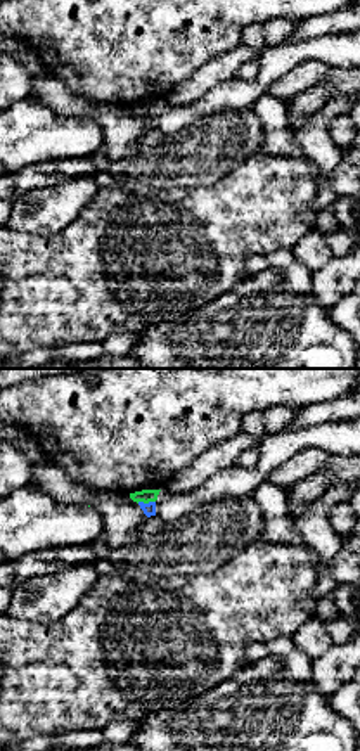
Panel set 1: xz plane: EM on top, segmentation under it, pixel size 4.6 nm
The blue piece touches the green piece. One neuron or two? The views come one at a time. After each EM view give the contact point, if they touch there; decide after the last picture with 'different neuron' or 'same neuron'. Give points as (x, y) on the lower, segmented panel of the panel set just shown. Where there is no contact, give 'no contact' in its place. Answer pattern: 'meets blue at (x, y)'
meets blue at (146, 504)

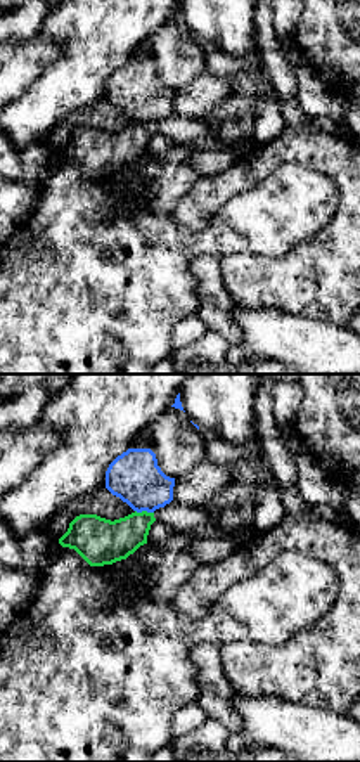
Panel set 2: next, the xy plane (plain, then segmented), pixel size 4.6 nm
meets blue at (144, 510)

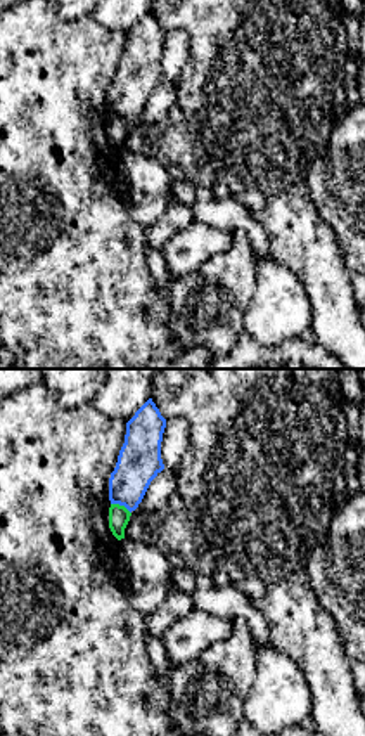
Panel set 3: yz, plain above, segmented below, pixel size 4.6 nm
meets blue at (121, 504)

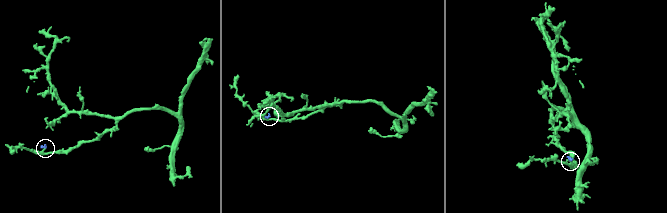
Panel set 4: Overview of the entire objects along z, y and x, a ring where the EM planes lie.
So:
different neuron

